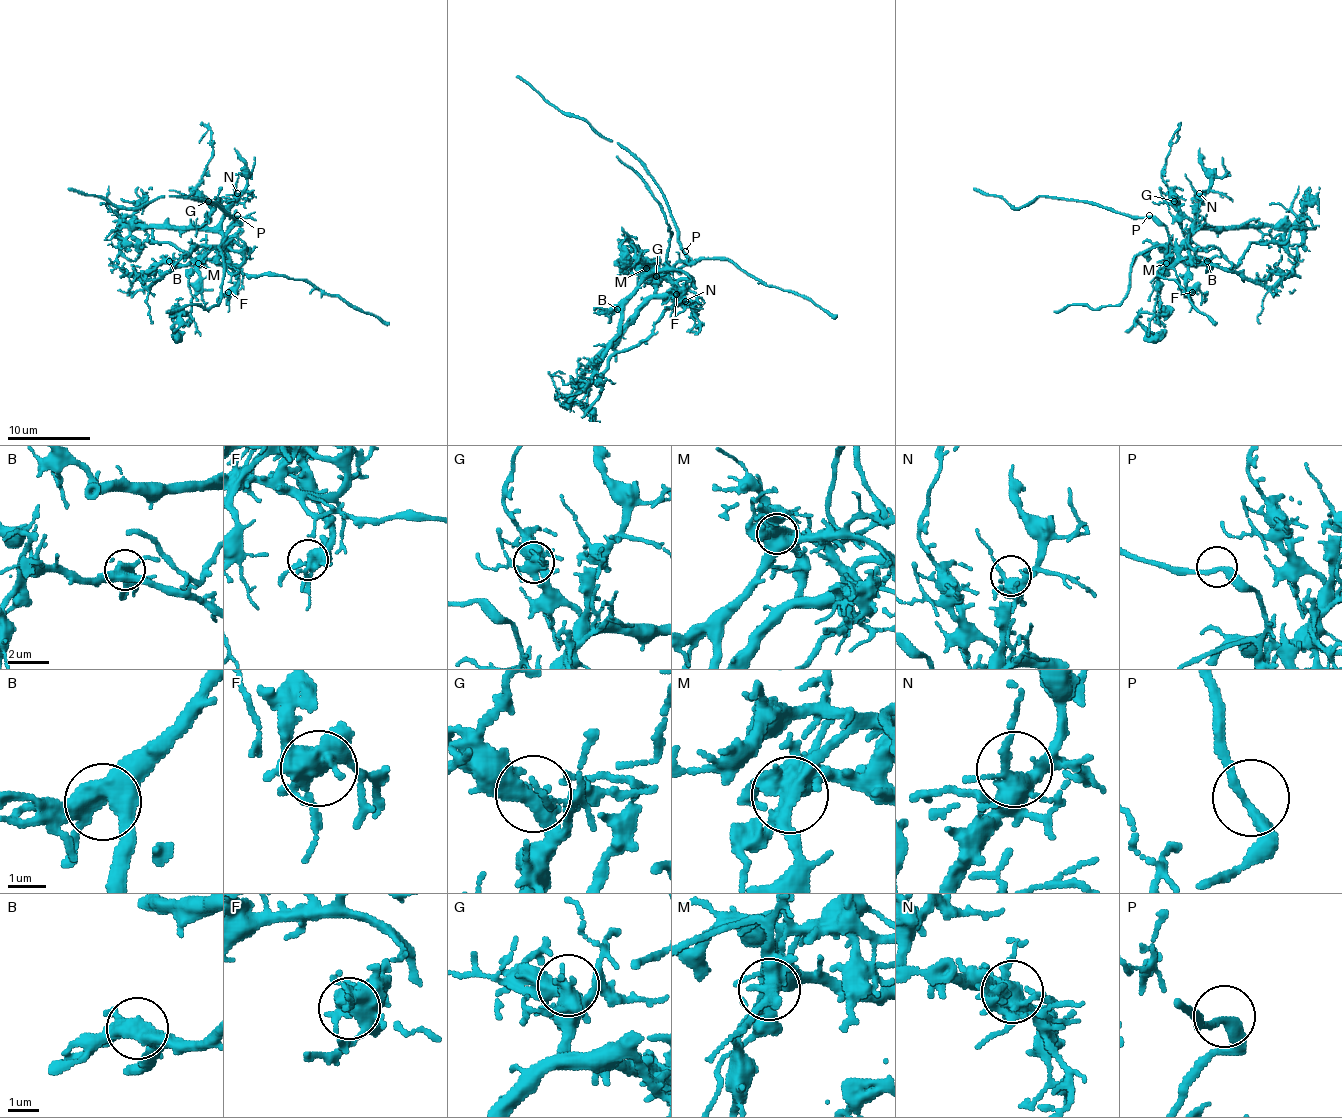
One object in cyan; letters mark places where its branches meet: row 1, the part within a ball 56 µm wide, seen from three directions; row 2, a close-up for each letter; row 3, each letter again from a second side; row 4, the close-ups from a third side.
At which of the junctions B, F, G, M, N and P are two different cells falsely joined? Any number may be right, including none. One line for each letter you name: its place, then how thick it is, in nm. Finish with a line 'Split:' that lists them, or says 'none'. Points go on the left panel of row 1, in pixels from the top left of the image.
M: place (198, 263); calibre 500 nm
Split: M

